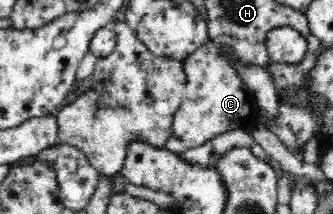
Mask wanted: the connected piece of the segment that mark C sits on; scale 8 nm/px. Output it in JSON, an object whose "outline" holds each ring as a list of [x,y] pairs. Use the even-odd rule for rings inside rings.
{"outline":[[[208,41],[182,61],[185,73],[183,100],[172,121],[172,137],[166,149],[178,154],[201,146],[223,133],[252,131],[262,122],[253,94],[237,76],[229,61],[218,53],[218,45]]]}

